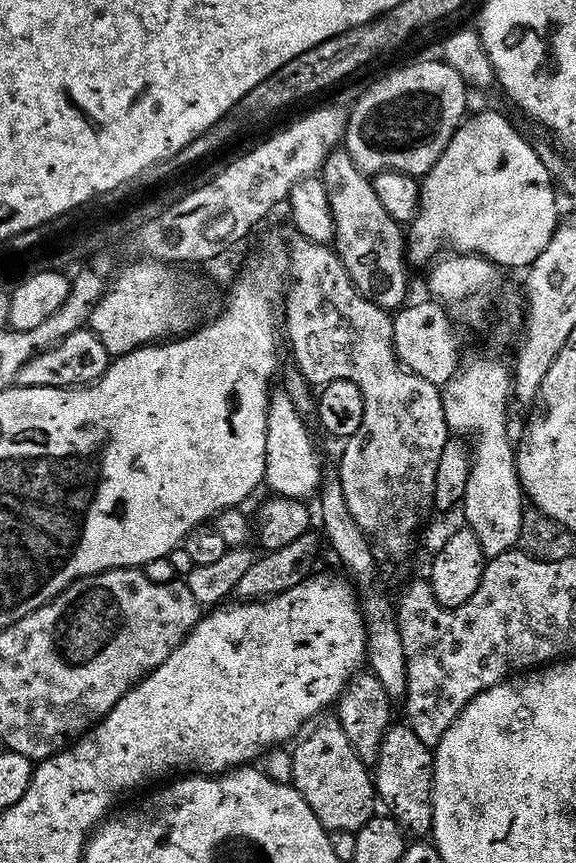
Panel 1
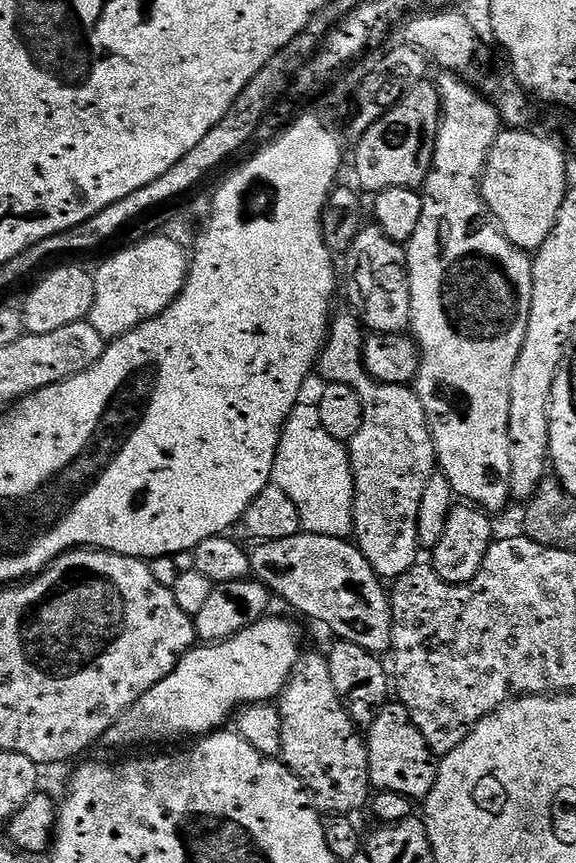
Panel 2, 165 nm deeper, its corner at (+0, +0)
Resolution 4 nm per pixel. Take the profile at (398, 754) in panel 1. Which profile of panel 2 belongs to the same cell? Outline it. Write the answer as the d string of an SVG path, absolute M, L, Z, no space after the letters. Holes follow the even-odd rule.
M389 702L376 713L374 722L366 732L366 743L368 782L376 792L393 792L413 802L427 800L430 790L434 790L437 765L426 738L422 738L403 704Z

